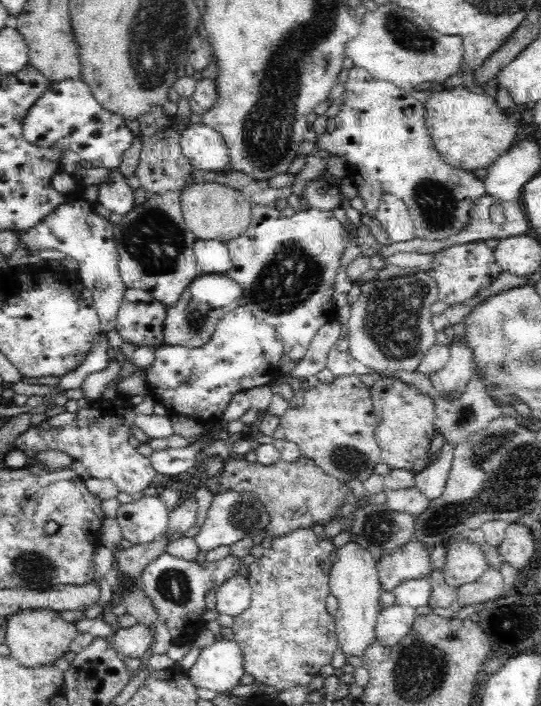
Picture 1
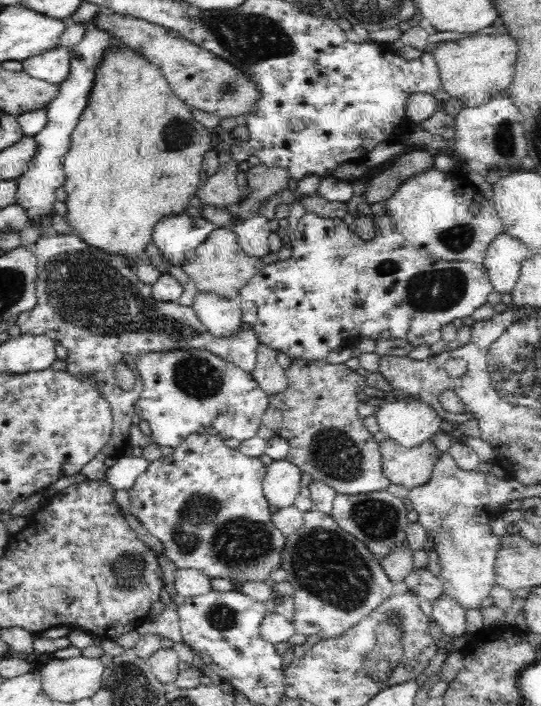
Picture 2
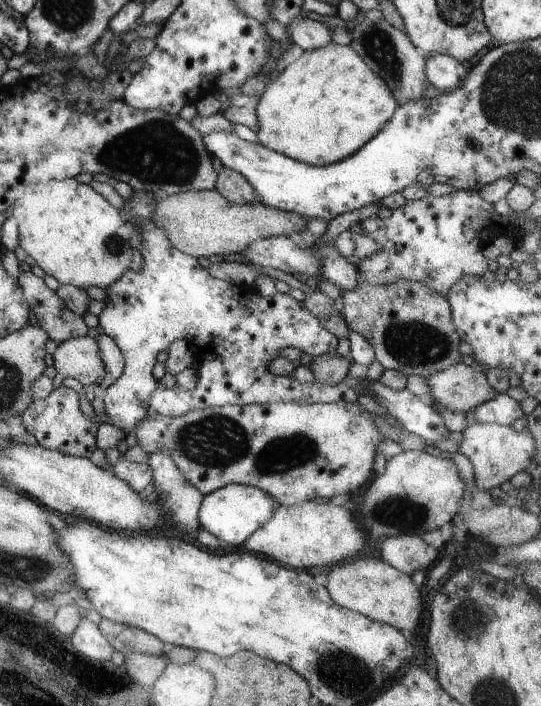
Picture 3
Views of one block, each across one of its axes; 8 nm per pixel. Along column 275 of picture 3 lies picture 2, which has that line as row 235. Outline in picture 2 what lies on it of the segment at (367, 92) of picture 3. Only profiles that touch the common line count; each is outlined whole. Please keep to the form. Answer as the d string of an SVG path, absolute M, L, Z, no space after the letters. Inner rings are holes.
M120 41L104 53L95 73L96 76L92 85L92 92L89 94L88 104L85 106L76 128L72 131L70 150L63 156L62 170L66 177L63 187L67 192L67 198L64 201L66 208L64 219L72 225L74 234L78 235L88 245L106 253L124 255L128 259L128 263L135 268L137 260L140 257L145 258L144 248L153 243L151 234L154 225L165 216L184 213L189 206L190 199L195 196L201 184L200 170L202 170L203 156L214 146L211 144L210 130L194 119L193 112L191 112L192 108L172 92L162 69L146 59L144 55L140 54L140 51L128 47Z

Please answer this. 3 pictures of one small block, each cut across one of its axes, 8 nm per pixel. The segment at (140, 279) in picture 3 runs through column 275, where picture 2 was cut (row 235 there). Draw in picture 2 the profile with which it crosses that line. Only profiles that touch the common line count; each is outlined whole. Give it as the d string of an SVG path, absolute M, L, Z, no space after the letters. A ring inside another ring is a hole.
M306 212L298 222L294 231L294 240L291 244L292 255L289 259L276 261L264 265L256 276L253 276L240 290L238 299L248 300L257 306L258 320L253 330L258 335L258 341L272 349L288 354L290 359L302 359L304 361L325 361L331 352L338 351L355 343L362 338L373 339L376 342L381 338L402 339L416 347L430 347L441 340L442 326L452 323L455 319L462 319L474 314L474 311L488 302L487 296L493 291L488 269L483 263L447 261L434 258L422 249L418 249L408 242L401 232L398 232L391 215L378 215L373 217L375 234L371 239L363 239L355 231L346 225L340 218L322 218L313 212Z

